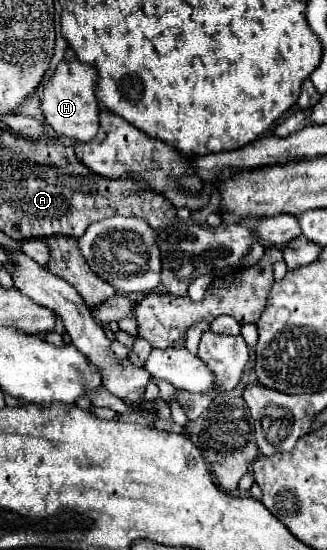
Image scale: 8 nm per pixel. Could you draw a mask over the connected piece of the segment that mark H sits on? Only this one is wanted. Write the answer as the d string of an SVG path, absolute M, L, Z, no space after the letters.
M62 60L52 76L52 82L44 88L42 110L44 110L46 122L60 136L74 138L76 142L94 140L100 128L100 108L96 98L96 86L98 86L98 72L94 66L82 64L78 60L72 60L72 62Z

